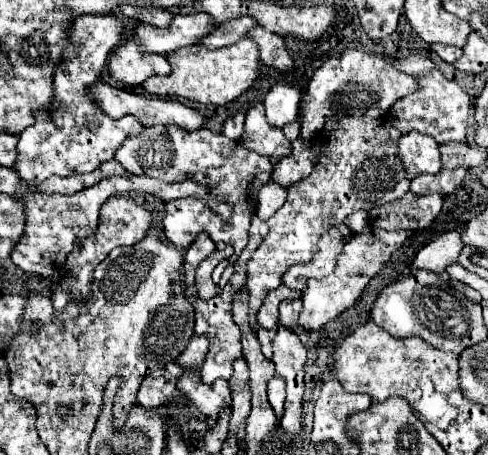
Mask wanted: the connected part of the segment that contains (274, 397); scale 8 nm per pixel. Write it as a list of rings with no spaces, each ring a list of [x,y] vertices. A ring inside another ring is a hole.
[[[273,377],[269,381],[267,397],[269,397],[269,403],[271,403],[277,419],[281,419],[283,417],[283,405],[285,405],[285,383],[283,383],[283,379]]]

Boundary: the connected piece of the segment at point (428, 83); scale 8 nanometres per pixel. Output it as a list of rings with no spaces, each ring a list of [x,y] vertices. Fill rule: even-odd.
[[[411,55],[405,59],[395,61],[397,69],[403,73],[409,73],[417,79],[419,91],[415,93],[415,99],[399,99],[391,111],[387,111],[387,119],[395,129],[399,129],[403,135],[409,131],[419,131],[423,135],[433,137],[437,143],[451,143],[451,141],[465,141],[467,137],[467,119],[471,115],[471,99],[465,89],[457,85],[457,81],[451,81],[443,77],[431,59],[423,55]]]

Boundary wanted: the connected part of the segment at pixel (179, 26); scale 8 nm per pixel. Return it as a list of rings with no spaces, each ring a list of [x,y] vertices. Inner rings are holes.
[[[175,15],[173,23],[167,29],[157,29],[147,23],[139,23],[135,39],[143,47],[143,51],[171,53],[181,47],[199,43],[199,39],[211,35],[211,29],[215,27],[217,23],[211,23],[211,15]]]

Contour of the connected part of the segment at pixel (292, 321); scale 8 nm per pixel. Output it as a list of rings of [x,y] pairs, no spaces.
[[[283,301],[283,305],[279,305],[279,323],[291,331],[297,329],[297,321],[299,321],[299,313],[301,313],[301,301]]]

